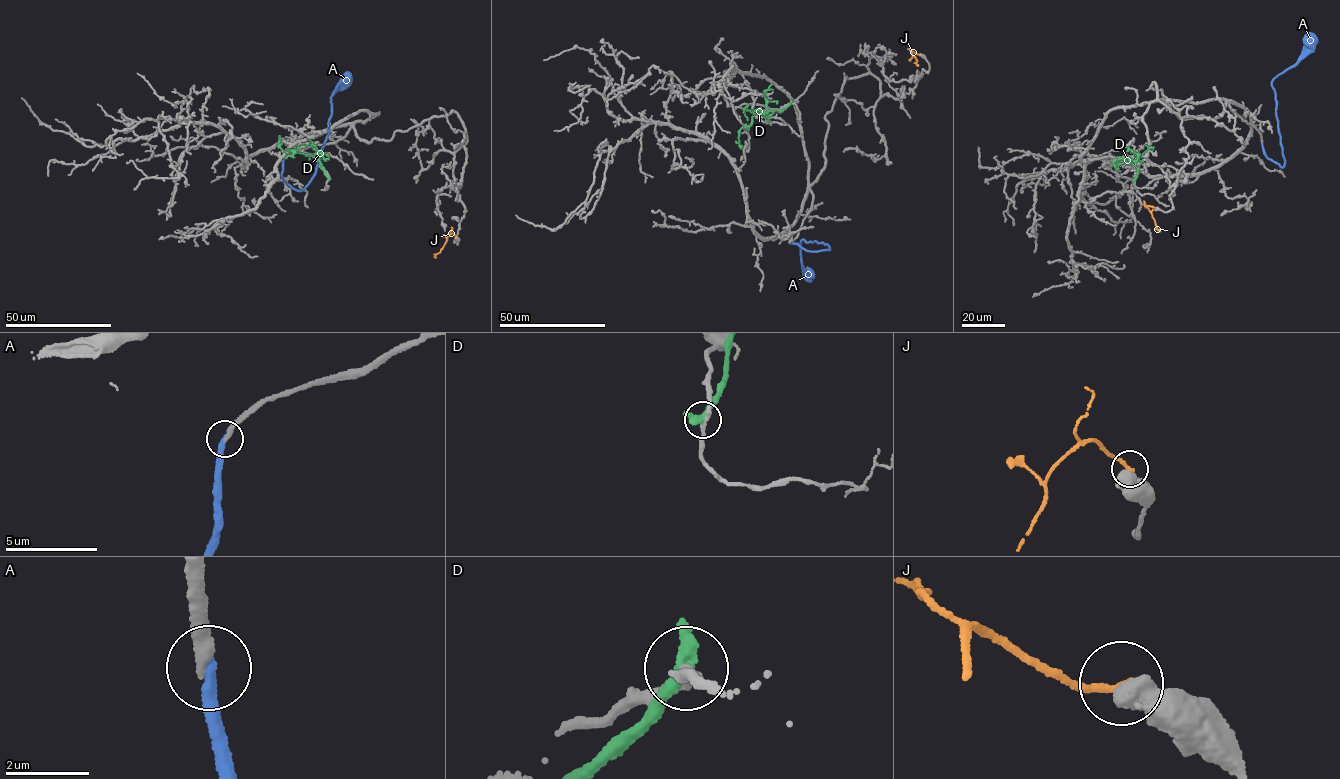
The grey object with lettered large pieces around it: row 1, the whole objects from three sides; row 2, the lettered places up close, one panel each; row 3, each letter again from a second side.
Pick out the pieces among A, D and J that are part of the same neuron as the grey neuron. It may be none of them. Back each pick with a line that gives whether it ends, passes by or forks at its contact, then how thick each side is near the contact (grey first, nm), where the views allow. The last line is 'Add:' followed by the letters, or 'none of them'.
A: it ends there; 320 nm thick on the grey side, 280 nm on the other
Add: A

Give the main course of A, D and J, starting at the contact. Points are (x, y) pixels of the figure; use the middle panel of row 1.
A: (791, 243), (807, 251), (829, 250), (829, 247), (822, 243), (800, 240), (802, 270), (807, 276)
D: (791, 102), (771, 114), (763, 112), (753, 116), (751, 124), (739, 131), (740, 148)
J: (919, 54), (912, 52), (918, 66)

